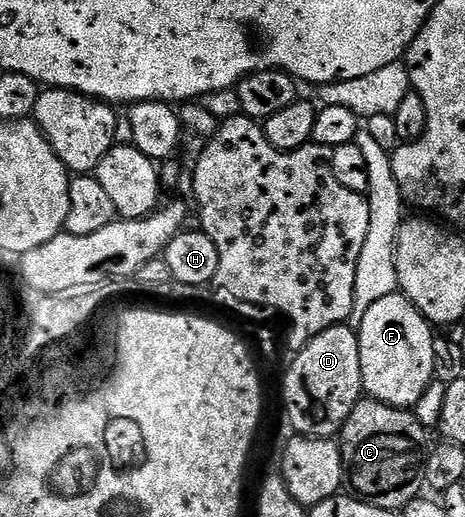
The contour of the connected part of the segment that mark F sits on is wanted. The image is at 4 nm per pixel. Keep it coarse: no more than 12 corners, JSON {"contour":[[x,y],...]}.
{"contour":[[397,292],[358,333],[364,394],[416,408],[436,374],[428,319]]}

